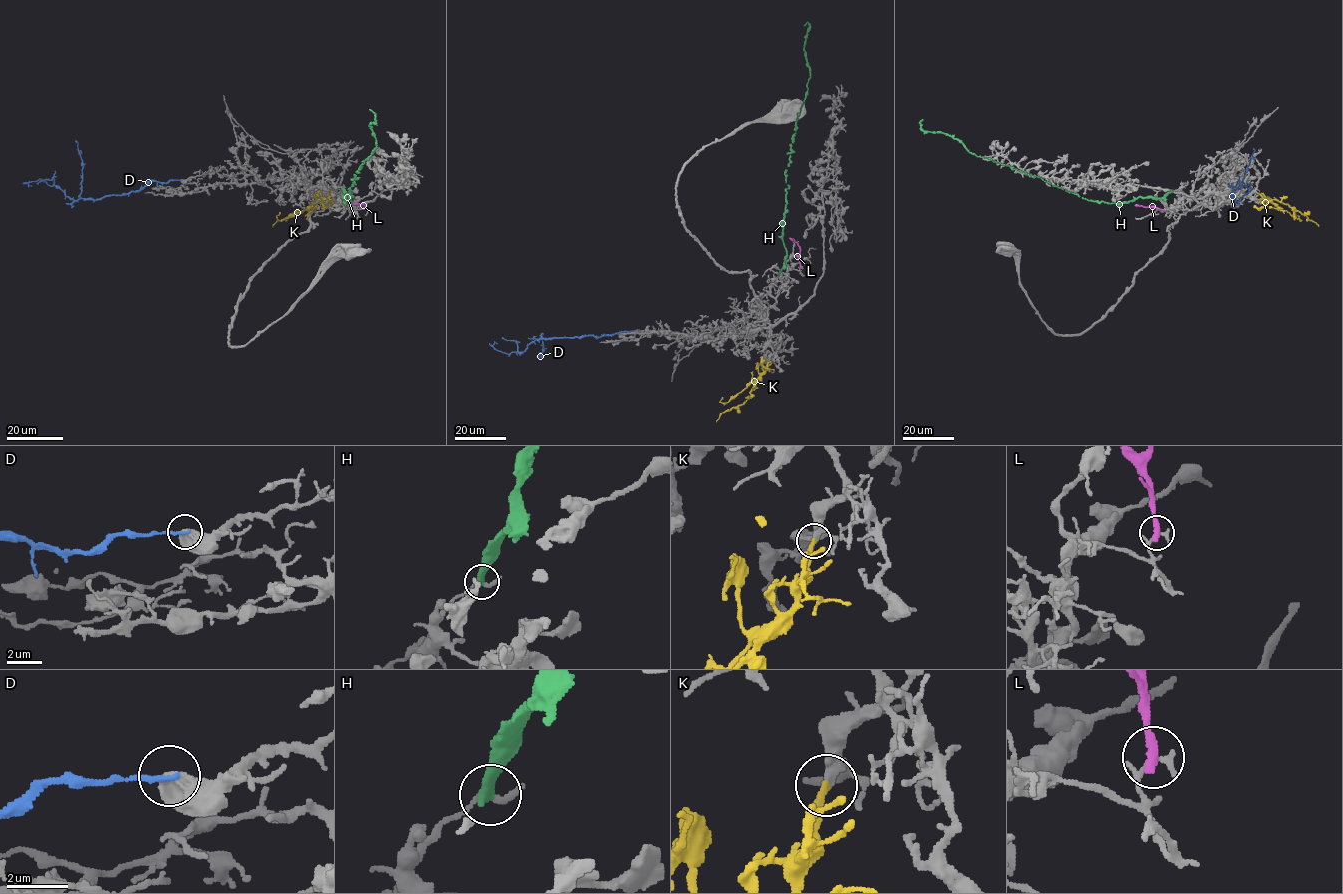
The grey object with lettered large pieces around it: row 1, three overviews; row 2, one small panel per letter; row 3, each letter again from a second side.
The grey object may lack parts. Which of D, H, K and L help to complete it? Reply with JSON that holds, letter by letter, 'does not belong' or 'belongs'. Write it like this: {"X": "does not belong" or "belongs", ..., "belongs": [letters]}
{"D": "does not belong", "H": "does not belong", "K": "belongs", "L": "does not belong", "belongs": ["K"]}

